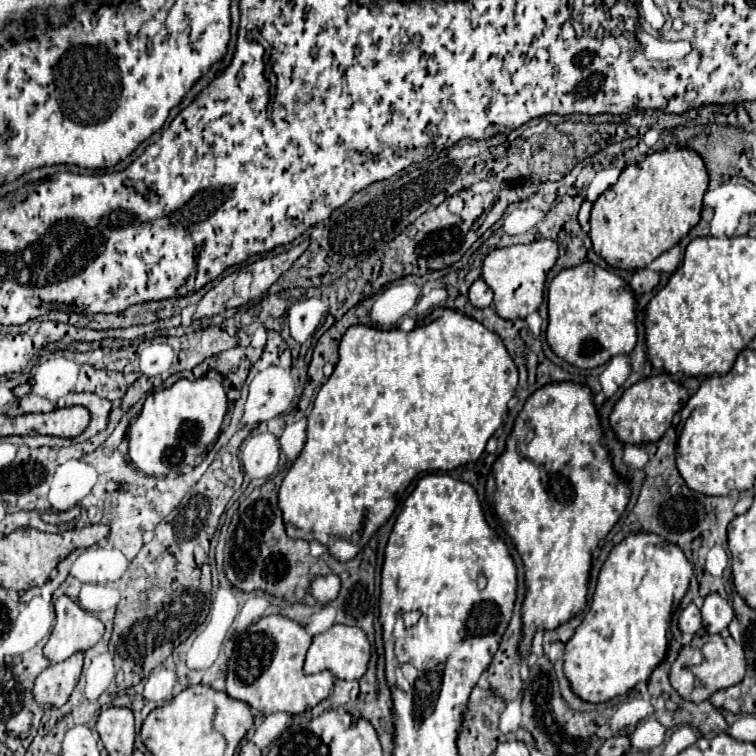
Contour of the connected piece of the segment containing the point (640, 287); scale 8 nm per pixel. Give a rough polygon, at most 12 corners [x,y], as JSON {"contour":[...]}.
{"contour":[[650,268],[636,270],[630,278],[634,294],[650,292],[660,274]]}

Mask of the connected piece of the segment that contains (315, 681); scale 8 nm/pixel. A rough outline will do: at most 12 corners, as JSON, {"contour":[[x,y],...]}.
{"contour":[[266,616],[234,642],[226,692],[264,716],[322,702],[330,672],[306,676],[312,636]]}

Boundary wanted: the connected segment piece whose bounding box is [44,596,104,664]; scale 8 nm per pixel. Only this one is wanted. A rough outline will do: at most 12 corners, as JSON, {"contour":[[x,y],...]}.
{"contour":[[72,598],[54,602],[44,646],[50,664],[92,648],[104,624]]}

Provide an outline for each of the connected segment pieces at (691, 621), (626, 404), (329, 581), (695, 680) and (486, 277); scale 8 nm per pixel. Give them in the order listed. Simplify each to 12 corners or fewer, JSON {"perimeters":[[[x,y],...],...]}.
{"perimeters":[[[688,604],[678,626],[686,634],[702,628],[700,610]],[[666,372],[632,384],[610,412],[622,444],[656,442],[688,392]],[[336,574],[316,576],[310,594],[316,602],[328,604],[340,592]],[[730,634],[694,636],[670,684],[690,702],[738,684],[744,650]],[[554,240],[492,250],[482,280],[506,320],[544,298],[558,258]]]}

